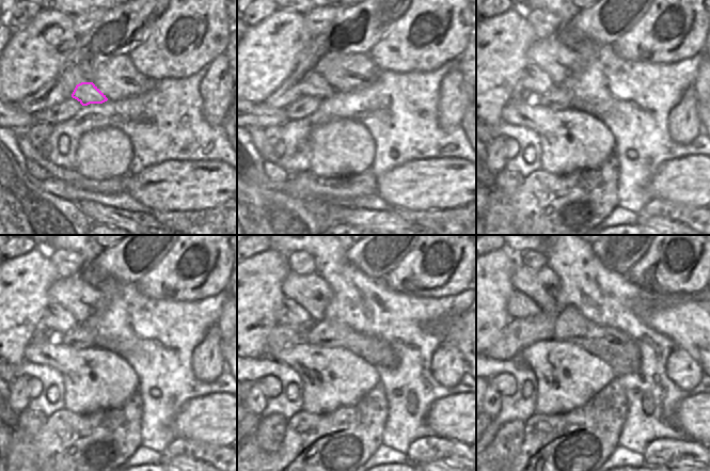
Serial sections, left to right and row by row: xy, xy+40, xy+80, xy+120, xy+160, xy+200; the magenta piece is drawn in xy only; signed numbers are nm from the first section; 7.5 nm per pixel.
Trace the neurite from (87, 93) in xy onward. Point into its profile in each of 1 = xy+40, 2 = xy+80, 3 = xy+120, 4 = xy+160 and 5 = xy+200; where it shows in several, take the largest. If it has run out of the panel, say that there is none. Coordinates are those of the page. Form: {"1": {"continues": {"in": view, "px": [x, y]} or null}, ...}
{"1": {"continues": {"in": "xy+40", "px": [312, 84]}}, "2": {"continues": {"in": "xy+80", "px": [533, 78]}}, "3": {"continues": {"in": "xy+120", "px": [56, 317]}}, "4": {"continues": {"in": "xy+160", "px": [290, 313]}}, "5": {"continues": {"in": "xy+200", "px": [519, 305]}}}

